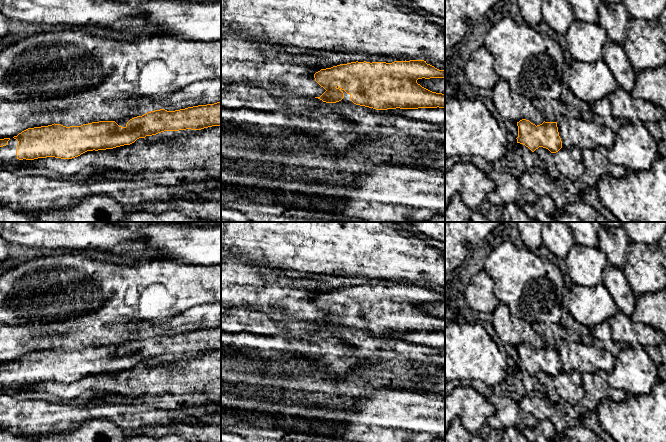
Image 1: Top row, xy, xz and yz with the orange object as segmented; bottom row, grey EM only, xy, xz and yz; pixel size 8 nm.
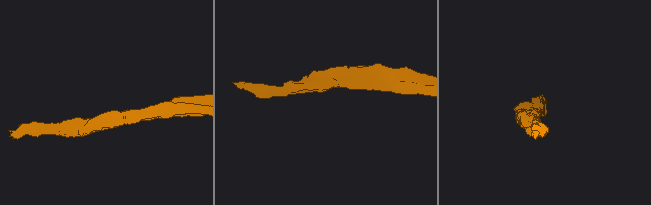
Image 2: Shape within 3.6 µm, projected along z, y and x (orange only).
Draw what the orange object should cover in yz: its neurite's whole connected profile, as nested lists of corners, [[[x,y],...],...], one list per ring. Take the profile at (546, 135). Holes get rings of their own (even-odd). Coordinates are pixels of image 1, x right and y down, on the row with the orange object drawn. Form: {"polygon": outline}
{"polygon": [[[522,119],[517,122],[518,137],[517,143],[523,144],[534,152],[539,147],[556,153],[562,148],[562,141],[559,136],[557,122],[543,122],[535,125],[529,120]]]}

